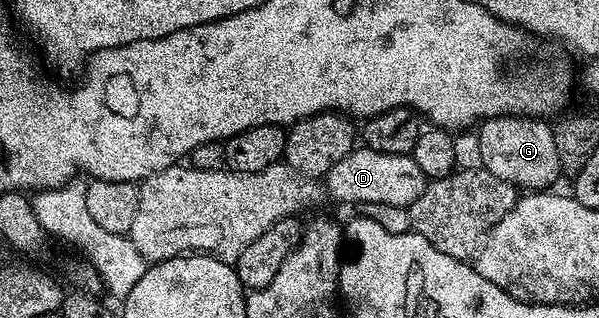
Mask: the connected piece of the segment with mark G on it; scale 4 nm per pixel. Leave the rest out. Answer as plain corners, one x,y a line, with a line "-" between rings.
493,116
476,128
482,167
519,190
546,190
563,175
551,125
532,116

